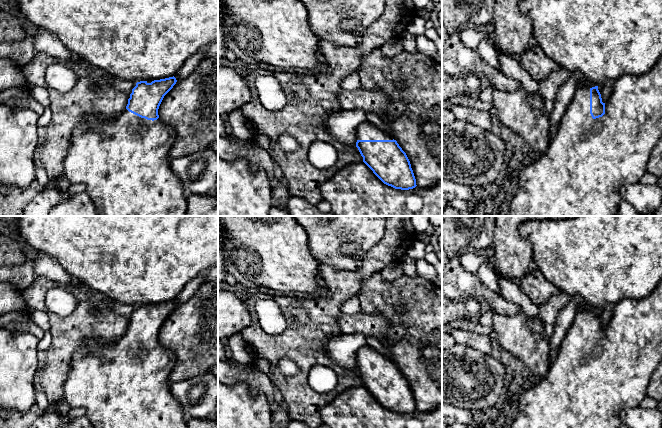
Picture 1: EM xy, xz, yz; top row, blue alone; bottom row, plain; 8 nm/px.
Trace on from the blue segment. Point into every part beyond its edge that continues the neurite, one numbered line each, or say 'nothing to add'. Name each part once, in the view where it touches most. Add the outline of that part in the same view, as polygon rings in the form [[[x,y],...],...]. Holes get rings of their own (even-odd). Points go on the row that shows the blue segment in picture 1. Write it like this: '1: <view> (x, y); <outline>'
1: xz (355, 190); [[[364,162],[342,168],[320,190],[335,216],[442,216],[442,182],[428,189],[395,189],[384,184]]]

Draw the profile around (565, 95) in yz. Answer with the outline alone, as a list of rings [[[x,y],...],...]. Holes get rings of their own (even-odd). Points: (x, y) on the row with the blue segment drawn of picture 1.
[[[571,75],[570,78],[560,87],[557,93],[556,101],[554,102],[554,107],[549,116],[551,140],[555,137],[562,117],[565,115],[577,89],[580,86],[592,88],[596,85],[588,80],[579,81]]]

